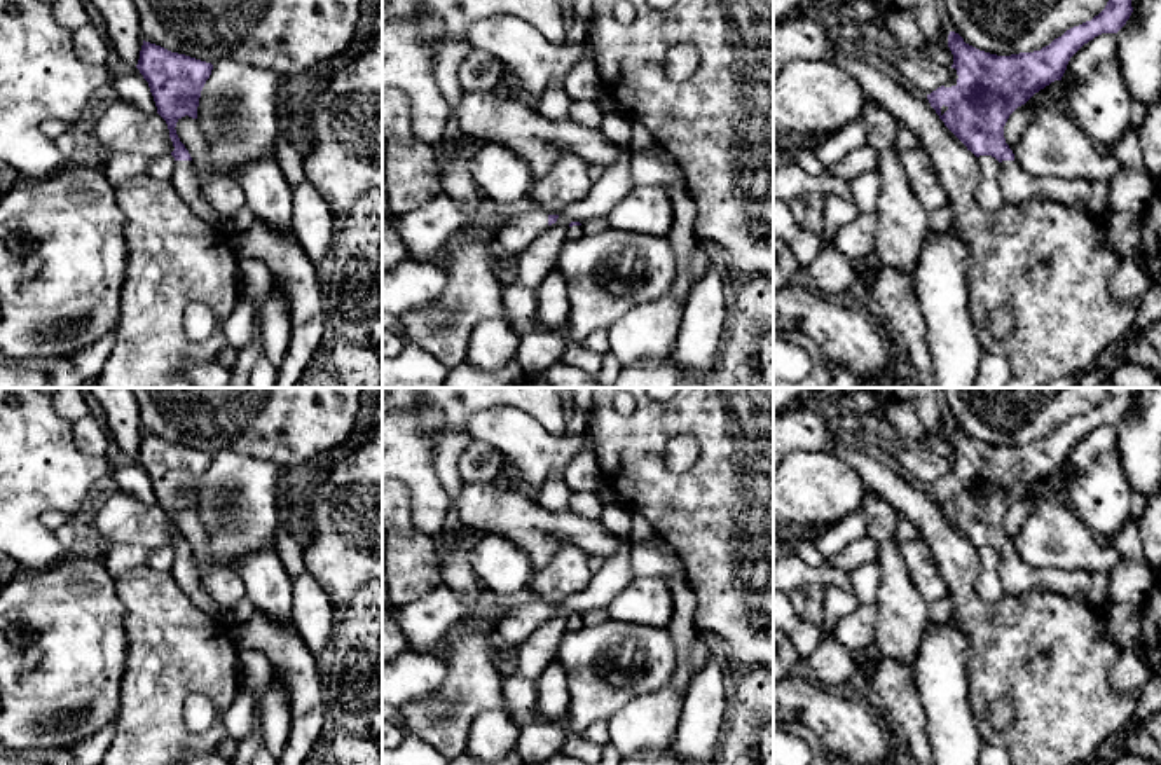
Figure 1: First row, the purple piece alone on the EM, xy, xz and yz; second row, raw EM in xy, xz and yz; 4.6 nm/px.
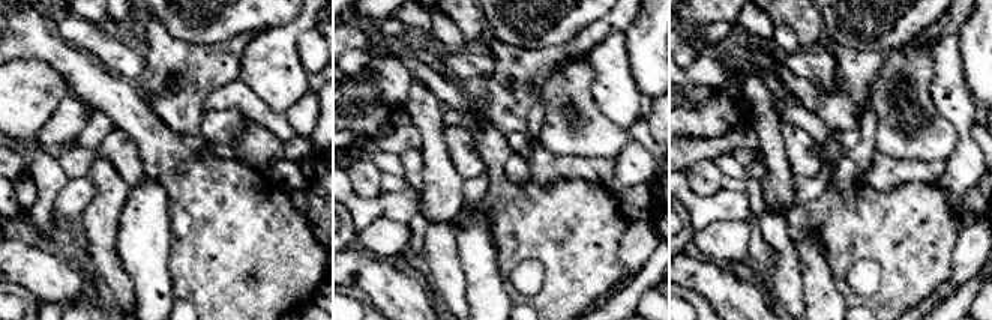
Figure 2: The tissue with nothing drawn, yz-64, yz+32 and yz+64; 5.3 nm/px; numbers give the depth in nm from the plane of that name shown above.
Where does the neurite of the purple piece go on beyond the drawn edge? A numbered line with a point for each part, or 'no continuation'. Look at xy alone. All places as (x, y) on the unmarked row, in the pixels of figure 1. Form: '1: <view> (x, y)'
1: xy (184, 570)

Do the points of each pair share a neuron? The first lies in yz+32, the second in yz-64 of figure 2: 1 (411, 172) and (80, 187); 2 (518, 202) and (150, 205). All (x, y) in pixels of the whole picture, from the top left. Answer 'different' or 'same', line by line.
1: different
2: different

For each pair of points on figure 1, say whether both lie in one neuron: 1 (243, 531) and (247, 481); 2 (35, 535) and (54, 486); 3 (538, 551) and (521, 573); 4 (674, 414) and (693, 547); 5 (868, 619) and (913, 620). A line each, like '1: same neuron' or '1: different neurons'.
1: same neuron
2: same neuron
3: different neurons
4: same neuron
5: different neurons

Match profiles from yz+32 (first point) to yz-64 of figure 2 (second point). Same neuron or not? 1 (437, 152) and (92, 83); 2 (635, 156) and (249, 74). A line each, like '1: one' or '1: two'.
1: two
2: one

